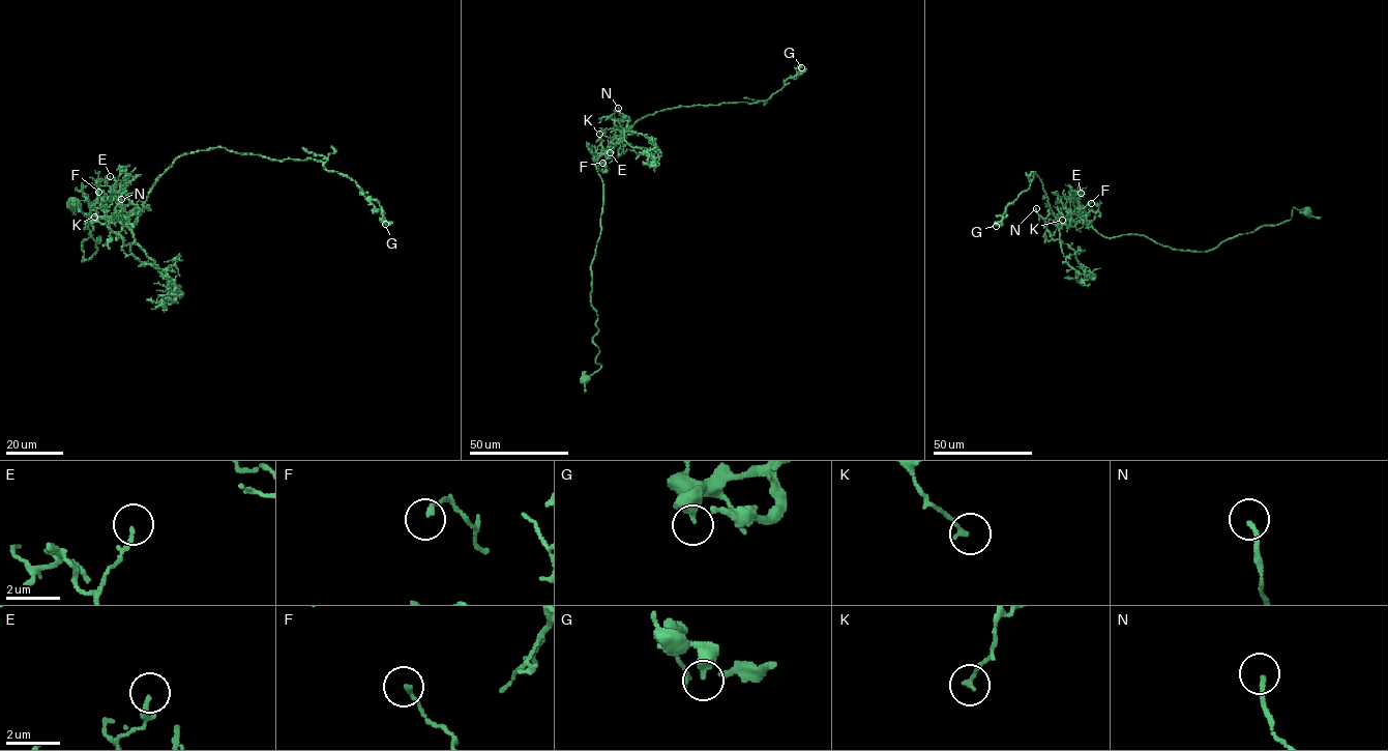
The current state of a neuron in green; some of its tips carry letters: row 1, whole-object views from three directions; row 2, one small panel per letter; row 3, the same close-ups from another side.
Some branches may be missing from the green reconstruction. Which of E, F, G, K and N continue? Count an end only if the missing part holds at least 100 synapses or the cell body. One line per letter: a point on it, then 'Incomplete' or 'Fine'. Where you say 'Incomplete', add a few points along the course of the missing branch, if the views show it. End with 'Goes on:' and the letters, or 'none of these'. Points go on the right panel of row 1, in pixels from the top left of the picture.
E: Place: (1081, 193). Fine
F: Place: (1091, 203). Fine
G: Place: (996, 226). Fine
K: Place: (1062, 220). Fine
N: Place: (1036, 208). Fine
Goes on: none of these

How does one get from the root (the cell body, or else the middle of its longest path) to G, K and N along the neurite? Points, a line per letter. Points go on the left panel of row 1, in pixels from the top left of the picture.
G: (75, 203), (97, 199), (84, 261), (88, 222), (133, 226), (178, 157), (225, 147), (320, 161), (385, 224)
K: (75, 203), (97, 199), (82, 261), (100, 240), (87, 223), (122, 214), (117, 193), (94, 217)
N: (75, 203), (97, 199), (84, 261), (100, 240), (88, 222), (127, 222), (140, 210), (128, 214), (121, 199)

